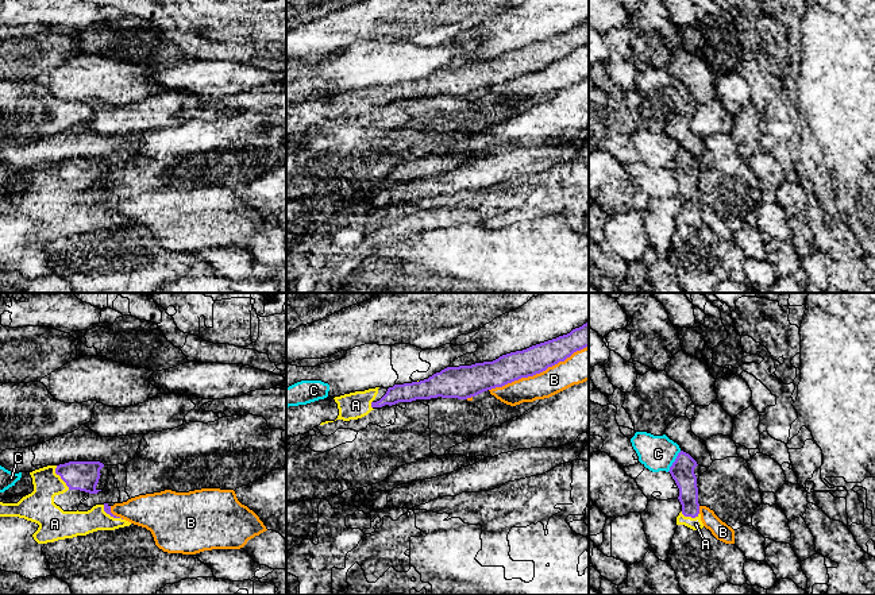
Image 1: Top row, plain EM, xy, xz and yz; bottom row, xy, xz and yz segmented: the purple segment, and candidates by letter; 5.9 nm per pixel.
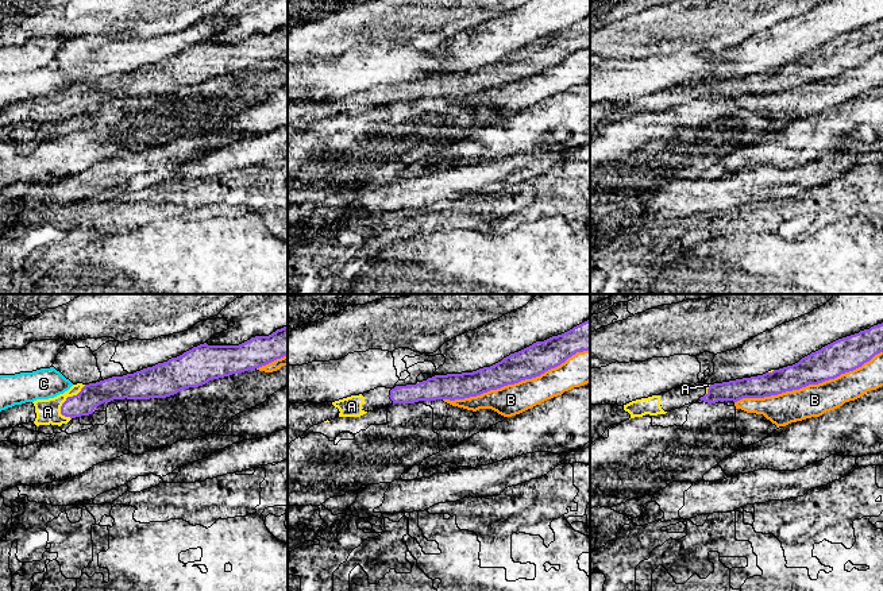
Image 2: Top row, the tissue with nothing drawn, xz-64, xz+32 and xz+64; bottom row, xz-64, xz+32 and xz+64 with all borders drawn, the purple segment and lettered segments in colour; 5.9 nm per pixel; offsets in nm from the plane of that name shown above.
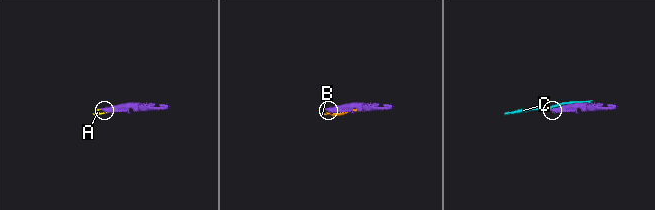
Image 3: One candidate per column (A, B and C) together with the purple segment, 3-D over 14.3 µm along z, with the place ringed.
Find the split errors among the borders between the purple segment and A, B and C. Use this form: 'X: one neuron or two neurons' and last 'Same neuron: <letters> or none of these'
A: one neuron
B: two neurons
C: two neurons
Same neuron: A

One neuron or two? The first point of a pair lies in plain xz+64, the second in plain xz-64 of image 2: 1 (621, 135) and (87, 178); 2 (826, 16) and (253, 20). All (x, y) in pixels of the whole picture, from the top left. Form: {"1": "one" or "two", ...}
{"1": "two", "2": "one"}

